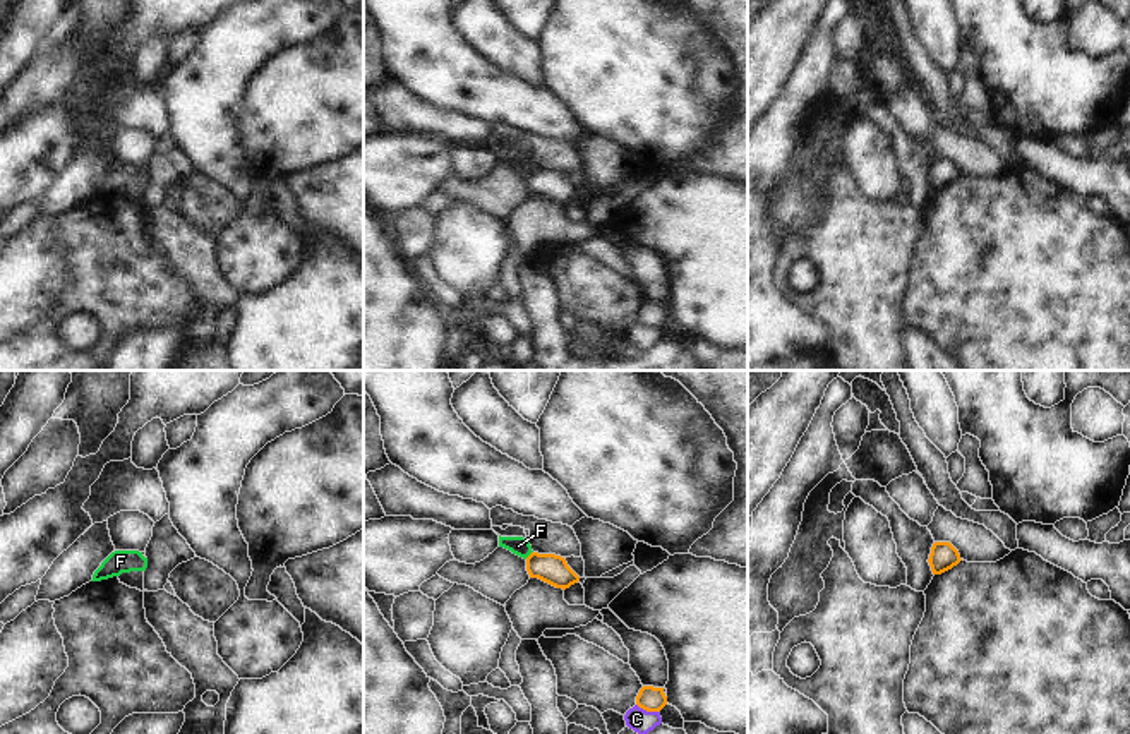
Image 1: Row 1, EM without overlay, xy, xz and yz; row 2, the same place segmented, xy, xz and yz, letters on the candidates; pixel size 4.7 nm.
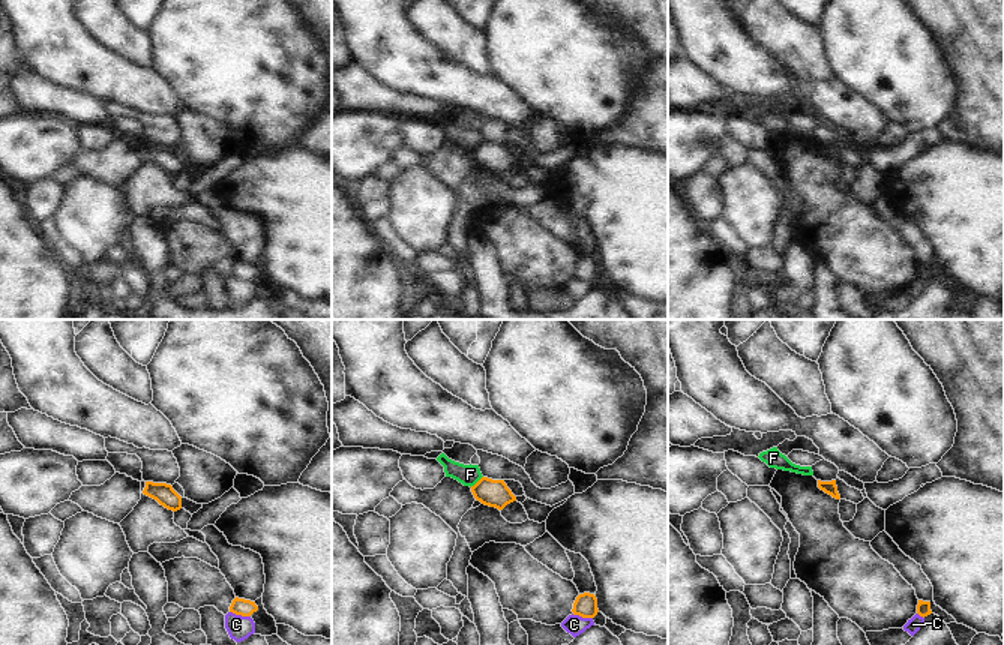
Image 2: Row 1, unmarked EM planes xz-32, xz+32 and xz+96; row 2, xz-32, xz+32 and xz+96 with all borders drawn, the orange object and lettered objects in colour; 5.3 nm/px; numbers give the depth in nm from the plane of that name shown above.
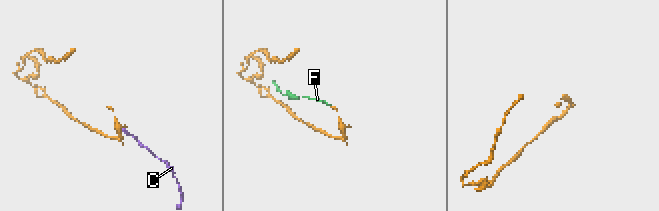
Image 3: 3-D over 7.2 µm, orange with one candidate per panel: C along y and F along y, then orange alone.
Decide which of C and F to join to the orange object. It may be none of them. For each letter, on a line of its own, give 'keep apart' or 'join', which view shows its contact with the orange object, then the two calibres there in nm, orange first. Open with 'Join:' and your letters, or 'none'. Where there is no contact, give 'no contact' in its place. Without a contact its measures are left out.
Join: none
C: keep apart; meets orange in xz; 120 nm thick on the orange side, 110 nm on the other
F: keep apart; meets orange in xz; 140 nm thick on the orange side, 90 nm on the other

